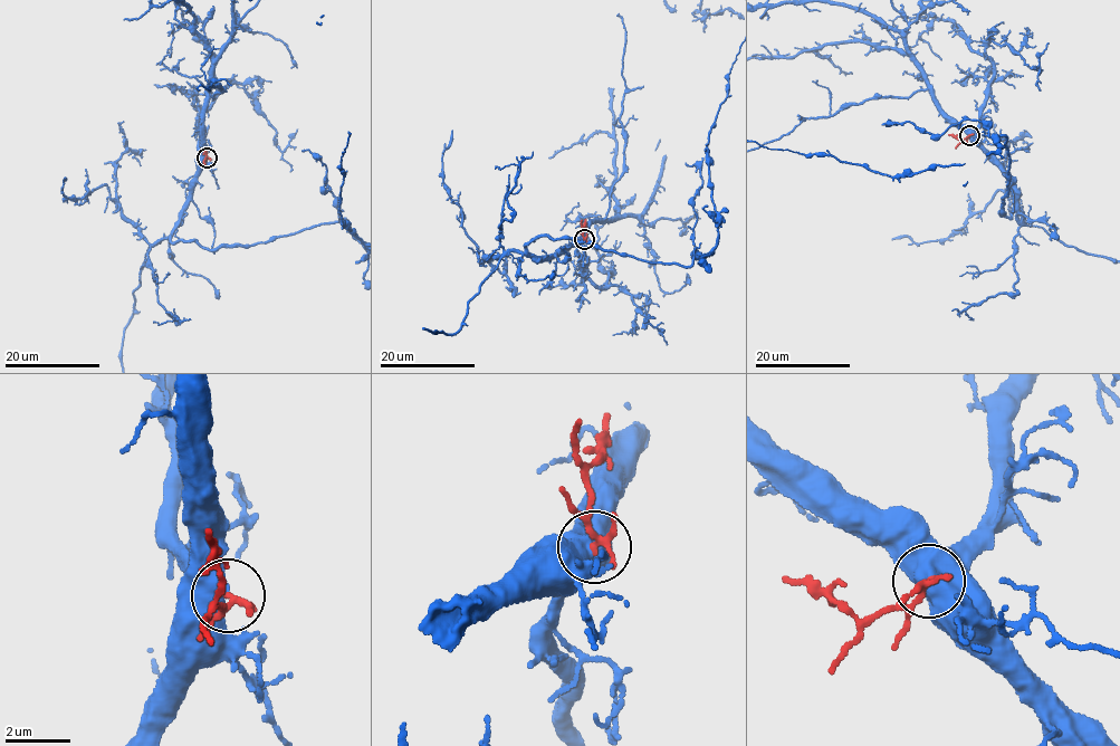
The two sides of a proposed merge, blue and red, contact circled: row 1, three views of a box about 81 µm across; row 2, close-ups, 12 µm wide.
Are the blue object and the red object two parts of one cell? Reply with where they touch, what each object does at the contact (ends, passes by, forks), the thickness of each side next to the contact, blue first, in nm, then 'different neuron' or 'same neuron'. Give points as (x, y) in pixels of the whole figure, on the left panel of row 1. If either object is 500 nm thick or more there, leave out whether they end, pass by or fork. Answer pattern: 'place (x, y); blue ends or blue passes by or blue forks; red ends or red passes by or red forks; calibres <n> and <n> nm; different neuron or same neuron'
place (207, 158); calibres 700 and 150 nm; different neuron

